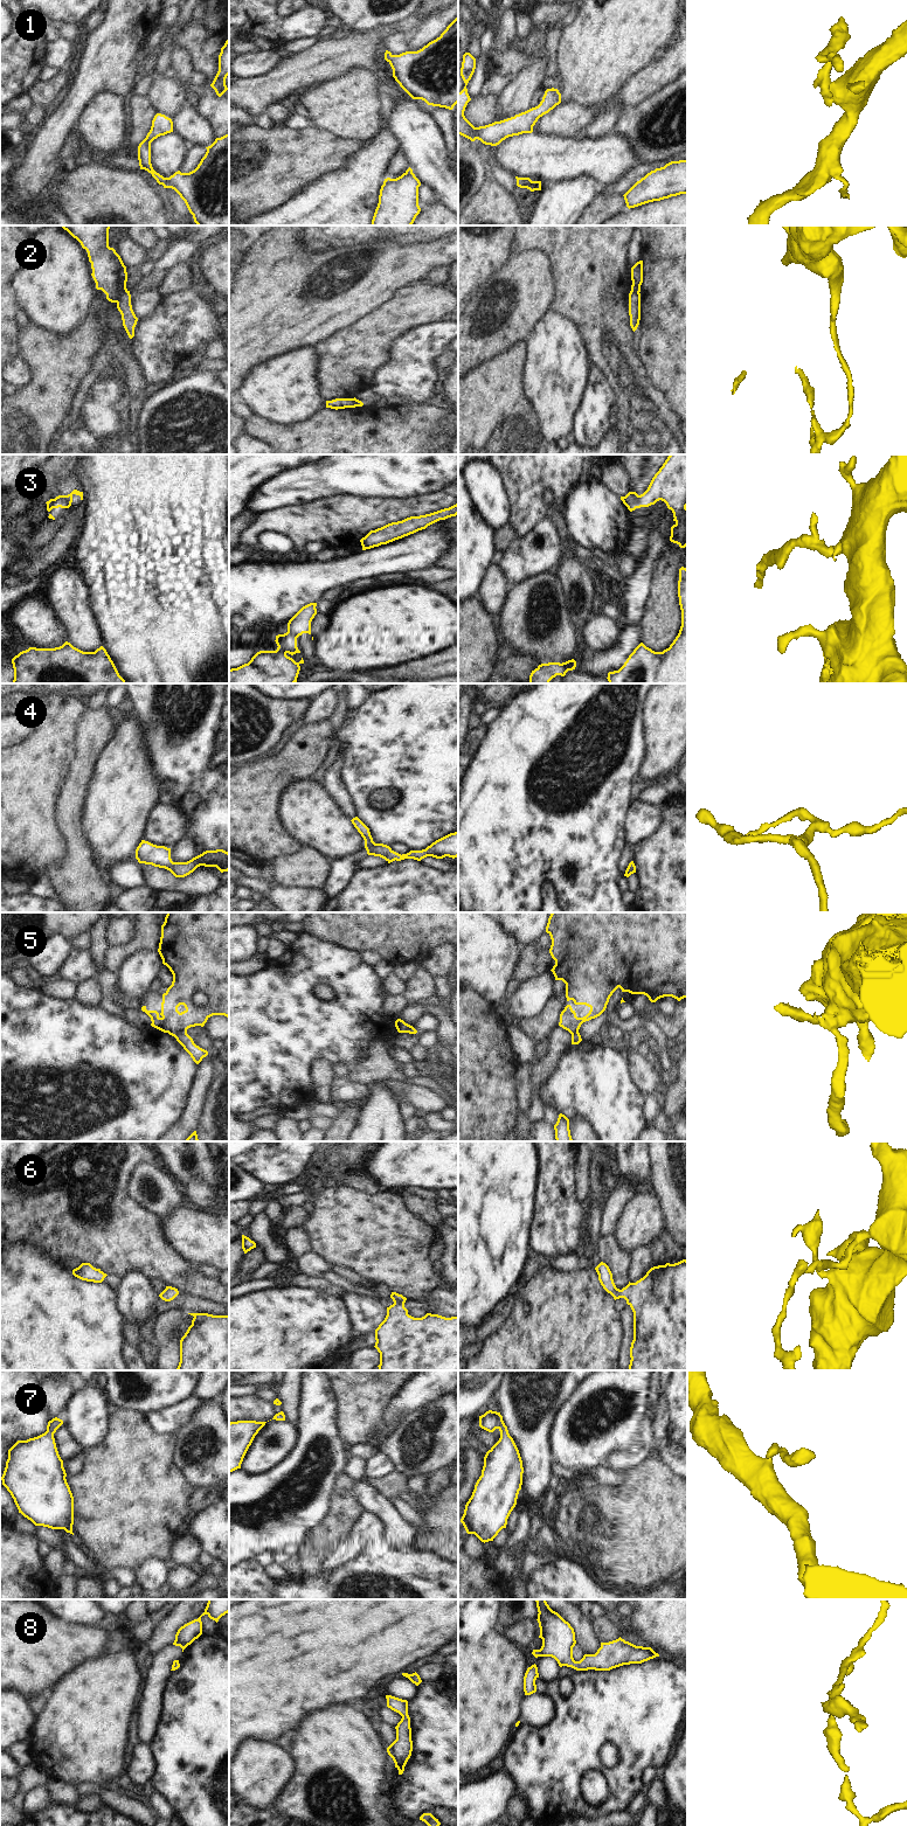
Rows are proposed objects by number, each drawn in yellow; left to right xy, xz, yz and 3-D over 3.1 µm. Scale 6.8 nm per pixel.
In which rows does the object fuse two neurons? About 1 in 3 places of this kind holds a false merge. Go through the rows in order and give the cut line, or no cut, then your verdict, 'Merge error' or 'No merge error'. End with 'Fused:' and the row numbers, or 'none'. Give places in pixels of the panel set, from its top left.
1: No split. No merge error
2: Split along xy (126, 290), (116, 301). Merge error
3: Split along xy (60, 495), (66, 507). Merge error
4: No split. No merge error
5: Split along xy (186, 1030), (174, 1036). Merge error
6: No split. No merge error
7: No split. No merge error
8: No split. No merge error
Fused: 2, 3, 5.

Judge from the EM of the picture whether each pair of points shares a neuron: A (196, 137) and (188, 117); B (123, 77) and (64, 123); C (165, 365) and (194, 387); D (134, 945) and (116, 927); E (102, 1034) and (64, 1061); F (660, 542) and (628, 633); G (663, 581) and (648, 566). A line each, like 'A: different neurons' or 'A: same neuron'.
A: same neuron
B: same neuron
C: different neurons
D: different neurons
E: same neuron
F: different neurons
G: different neurons

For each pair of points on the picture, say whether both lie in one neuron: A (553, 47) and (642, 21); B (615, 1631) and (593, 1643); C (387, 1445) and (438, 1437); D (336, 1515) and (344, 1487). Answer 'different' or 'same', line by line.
A: different
B: different
C: same
D: same

